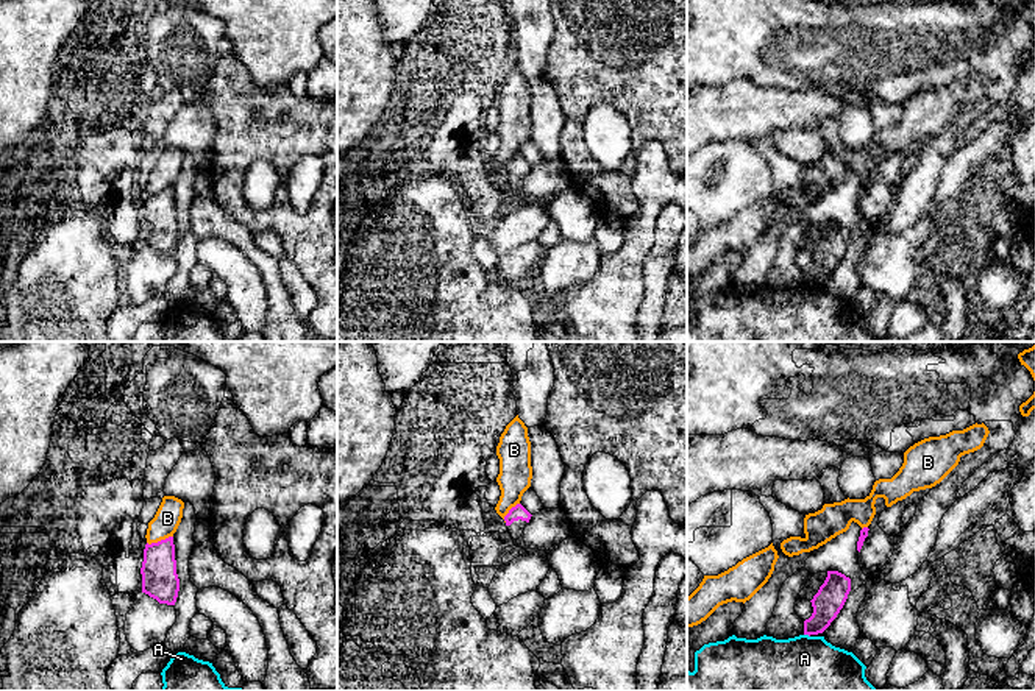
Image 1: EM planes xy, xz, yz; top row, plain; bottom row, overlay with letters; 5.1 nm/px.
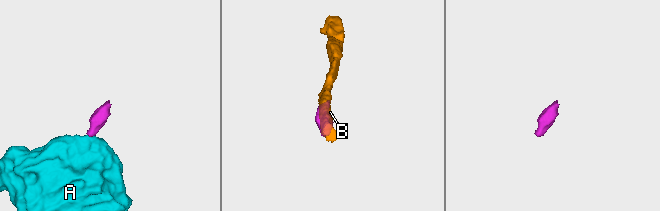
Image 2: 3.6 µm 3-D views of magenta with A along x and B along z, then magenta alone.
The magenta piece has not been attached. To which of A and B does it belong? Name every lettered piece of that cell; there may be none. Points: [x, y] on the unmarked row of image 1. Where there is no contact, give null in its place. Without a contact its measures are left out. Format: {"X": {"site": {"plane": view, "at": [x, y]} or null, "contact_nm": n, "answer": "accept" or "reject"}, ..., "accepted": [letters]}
{"A": {"site": {"plane": "yz", "at": [807, 284]}, "contact_nm": 40, "answer": "reject"}, "B": {"site": {"plane": "xy", "at": [161, 191]}, "contact_nm": 140, "answer": "reject"}, "accepted": []}

